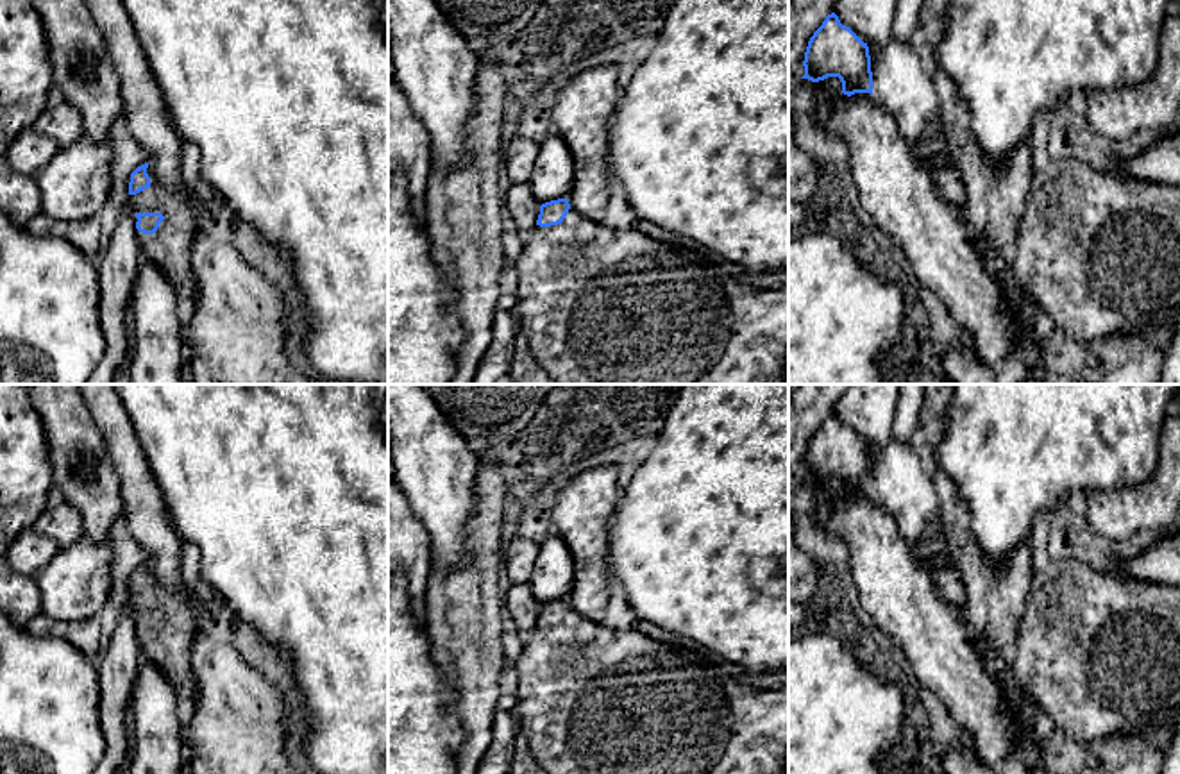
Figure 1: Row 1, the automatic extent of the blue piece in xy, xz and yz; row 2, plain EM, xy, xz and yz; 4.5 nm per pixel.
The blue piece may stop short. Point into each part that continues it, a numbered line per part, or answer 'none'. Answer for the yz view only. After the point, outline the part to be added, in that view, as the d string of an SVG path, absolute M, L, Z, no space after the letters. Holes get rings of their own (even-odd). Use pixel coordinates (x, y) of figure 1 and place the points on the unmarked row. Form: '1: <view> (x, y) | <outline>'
none

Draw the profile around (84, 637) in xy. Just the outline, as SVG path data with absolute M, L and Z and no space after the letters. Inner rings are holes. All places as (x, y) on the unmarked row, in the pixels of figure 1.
M45 613L34 617L25 629L34 636L55 636L72 644L86 658L93 660L100 652L100 620L98 617L82 622L61 622Z

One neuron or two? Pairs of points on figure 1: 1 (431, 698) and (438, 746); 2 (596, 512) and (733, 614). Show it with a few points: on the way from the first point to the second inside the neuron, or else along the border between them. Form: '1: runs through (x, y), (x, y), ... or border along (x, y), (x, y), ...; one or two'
1: runs through (431, 710), (431, 733); one
2: border along (623, 492), (608, 528), (606, 562); two

